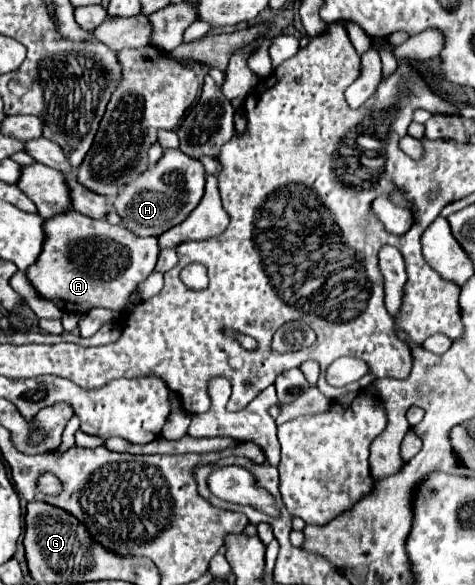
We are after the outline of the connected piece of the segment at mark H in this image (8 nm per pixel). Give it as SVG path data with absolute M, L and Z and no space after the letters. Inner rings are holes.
M166 149L156 165L150 165L138 179L132 179L116 197L114 209L122 225L140 237L162 235L170 227L182 223L204 195L204 167L198 159L184 155L180 149ZM170 175L176 179L170 181Z

